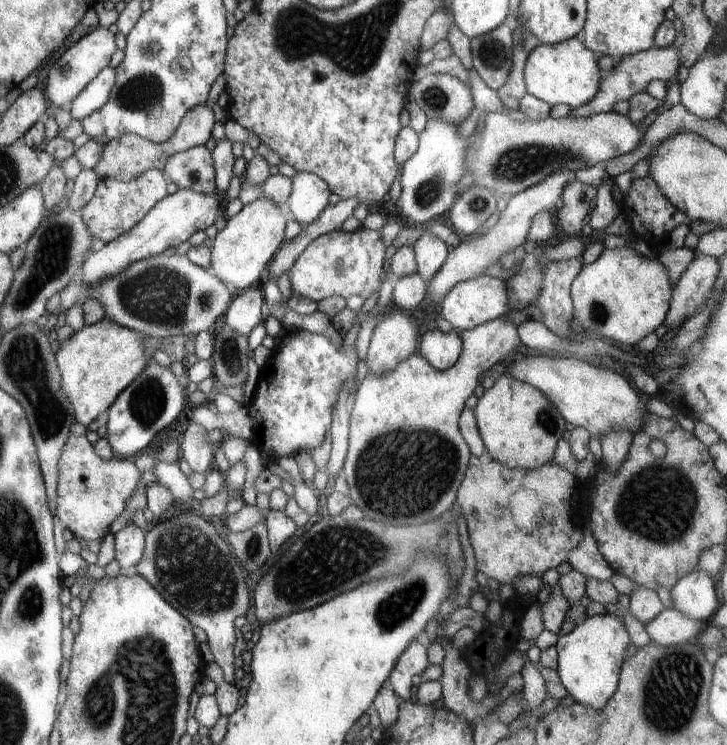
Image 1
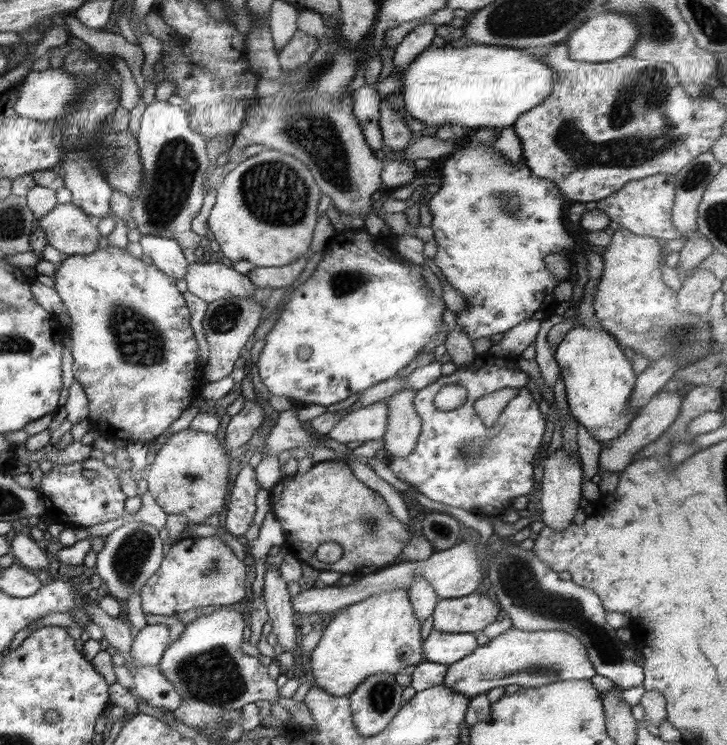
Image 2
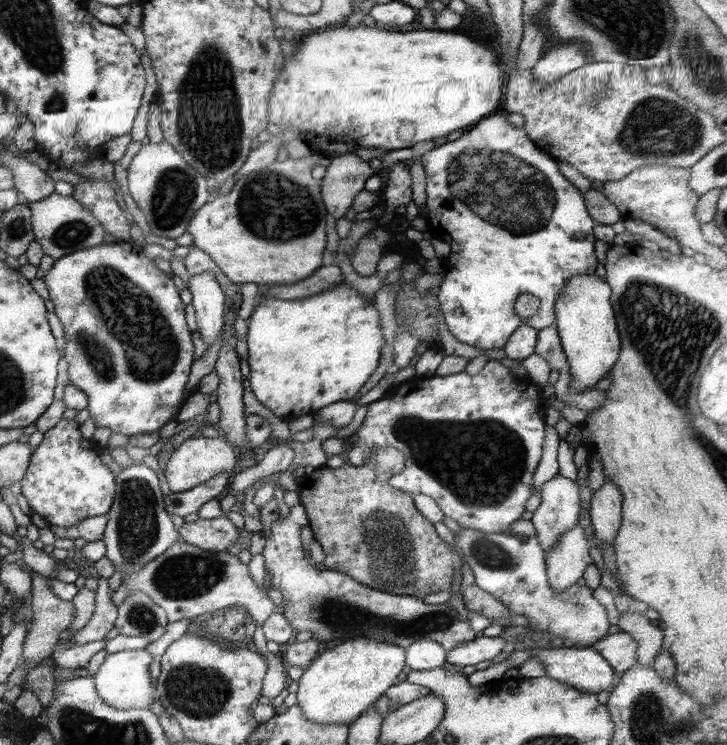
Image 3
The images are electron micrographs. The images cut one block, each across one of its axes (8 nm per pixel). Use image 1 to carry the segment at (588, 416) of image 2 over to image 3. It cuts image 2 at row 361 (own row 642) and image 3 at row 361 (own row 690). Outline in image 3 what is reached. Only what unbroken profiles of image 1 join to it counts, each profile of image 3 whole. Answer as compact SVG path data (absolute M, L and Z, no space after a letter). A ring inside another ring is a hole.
M574 275L563 286L555 302L555 323L563 351L565 352L570 376L574 376L569 386L570 392L582 392L599 380L606 378L608 371L619 357L621 350L620 335L617 329L616 315L611 303L612 287L606 279L596 275Z

